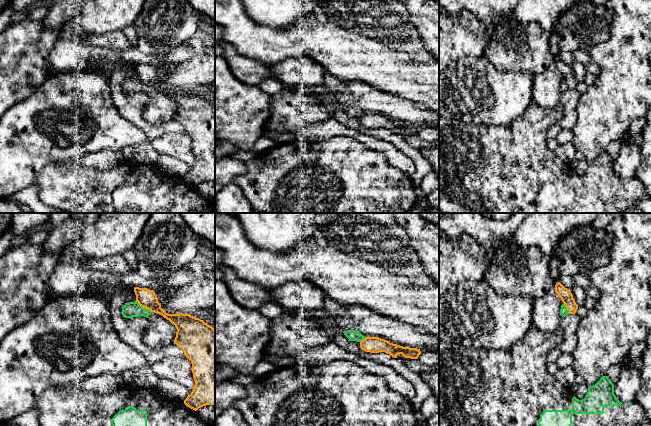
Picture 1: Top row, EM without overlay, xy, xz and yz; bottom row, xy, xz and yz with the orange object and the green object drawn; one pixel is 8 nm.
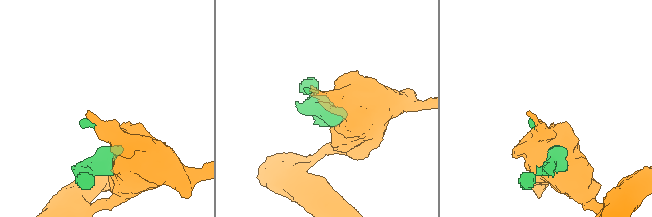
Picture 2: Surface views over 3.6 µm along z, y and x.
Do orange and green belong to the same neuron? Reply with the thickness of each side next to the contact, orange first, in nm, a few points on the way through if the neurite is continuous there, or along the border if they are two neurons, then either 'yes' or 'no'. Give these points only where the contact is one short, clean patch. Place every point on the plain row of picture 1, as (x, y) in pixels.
150 nm thick on the orange side, 130 nm on the other; no

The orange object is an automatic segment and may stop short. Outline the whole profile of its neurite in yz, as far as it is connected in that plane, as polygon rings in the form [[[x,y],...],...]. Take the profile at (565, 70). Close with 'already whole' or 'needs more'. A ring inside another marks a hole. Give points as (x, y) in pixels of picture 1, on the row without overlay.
[[[558,58],[555,61],[555,68],[561,74],[569,90],[575,90],[578,85],[578,81],[576,80],[570,65],[565,64],[560,58]]]; already whole

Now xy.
[[[134,63],[136,77],[139,81],[151,88],[162,91],[175,101],[177,108],[174,120],[179,122],[184,131],[192,139],[192,149],[195,157],[192,168],[184,176],[184,180],[197,187],[206,181],[215,181],[215,105],[203,96],[193,93],[191,90],[168,90],[158,78],[157,71],[153,66]]]; already whole

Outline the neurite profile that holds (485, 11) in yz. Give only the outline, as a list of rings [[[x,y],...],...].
[[[439,0],[439,6],[451,15],[469,11],[486,26],[497,15],[511,12],[519,2],[520,0]]]

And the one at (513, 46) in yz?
[[[507,20],[494,27],[491,39],[487,41],[483,55],[497,70],[526,71],[536,75],[553,66],[554,58],[549,44],[550,34],[536,22],[521,24],[515,20]]]

